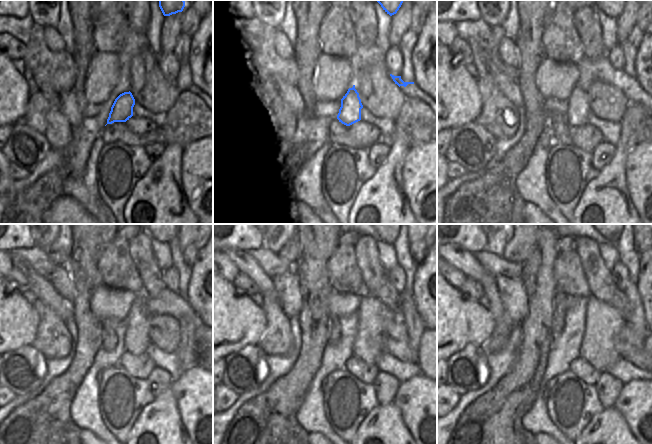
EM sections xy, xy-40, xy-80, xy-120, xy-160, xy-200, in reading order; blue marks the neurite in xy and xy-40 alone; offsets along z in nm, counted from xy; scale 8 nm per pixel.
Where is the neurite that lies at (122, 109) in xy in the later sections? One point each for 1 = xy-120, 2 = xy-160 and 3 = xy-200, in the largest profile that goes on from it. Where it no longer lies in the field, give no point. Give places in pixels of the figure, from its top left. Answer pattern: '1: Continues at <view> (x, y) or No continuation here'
1: Continues at xy-120 (137, 341)
2: Continues at xy-160 (374, 316)
3: Continues at xy-200 (603, 323).

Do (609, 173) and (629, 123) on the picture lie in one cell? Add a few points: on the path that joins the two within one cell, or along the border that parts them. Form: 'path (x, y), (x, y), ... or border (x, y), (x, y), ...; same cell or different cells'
path (619, 161), (628, 135); same cell

